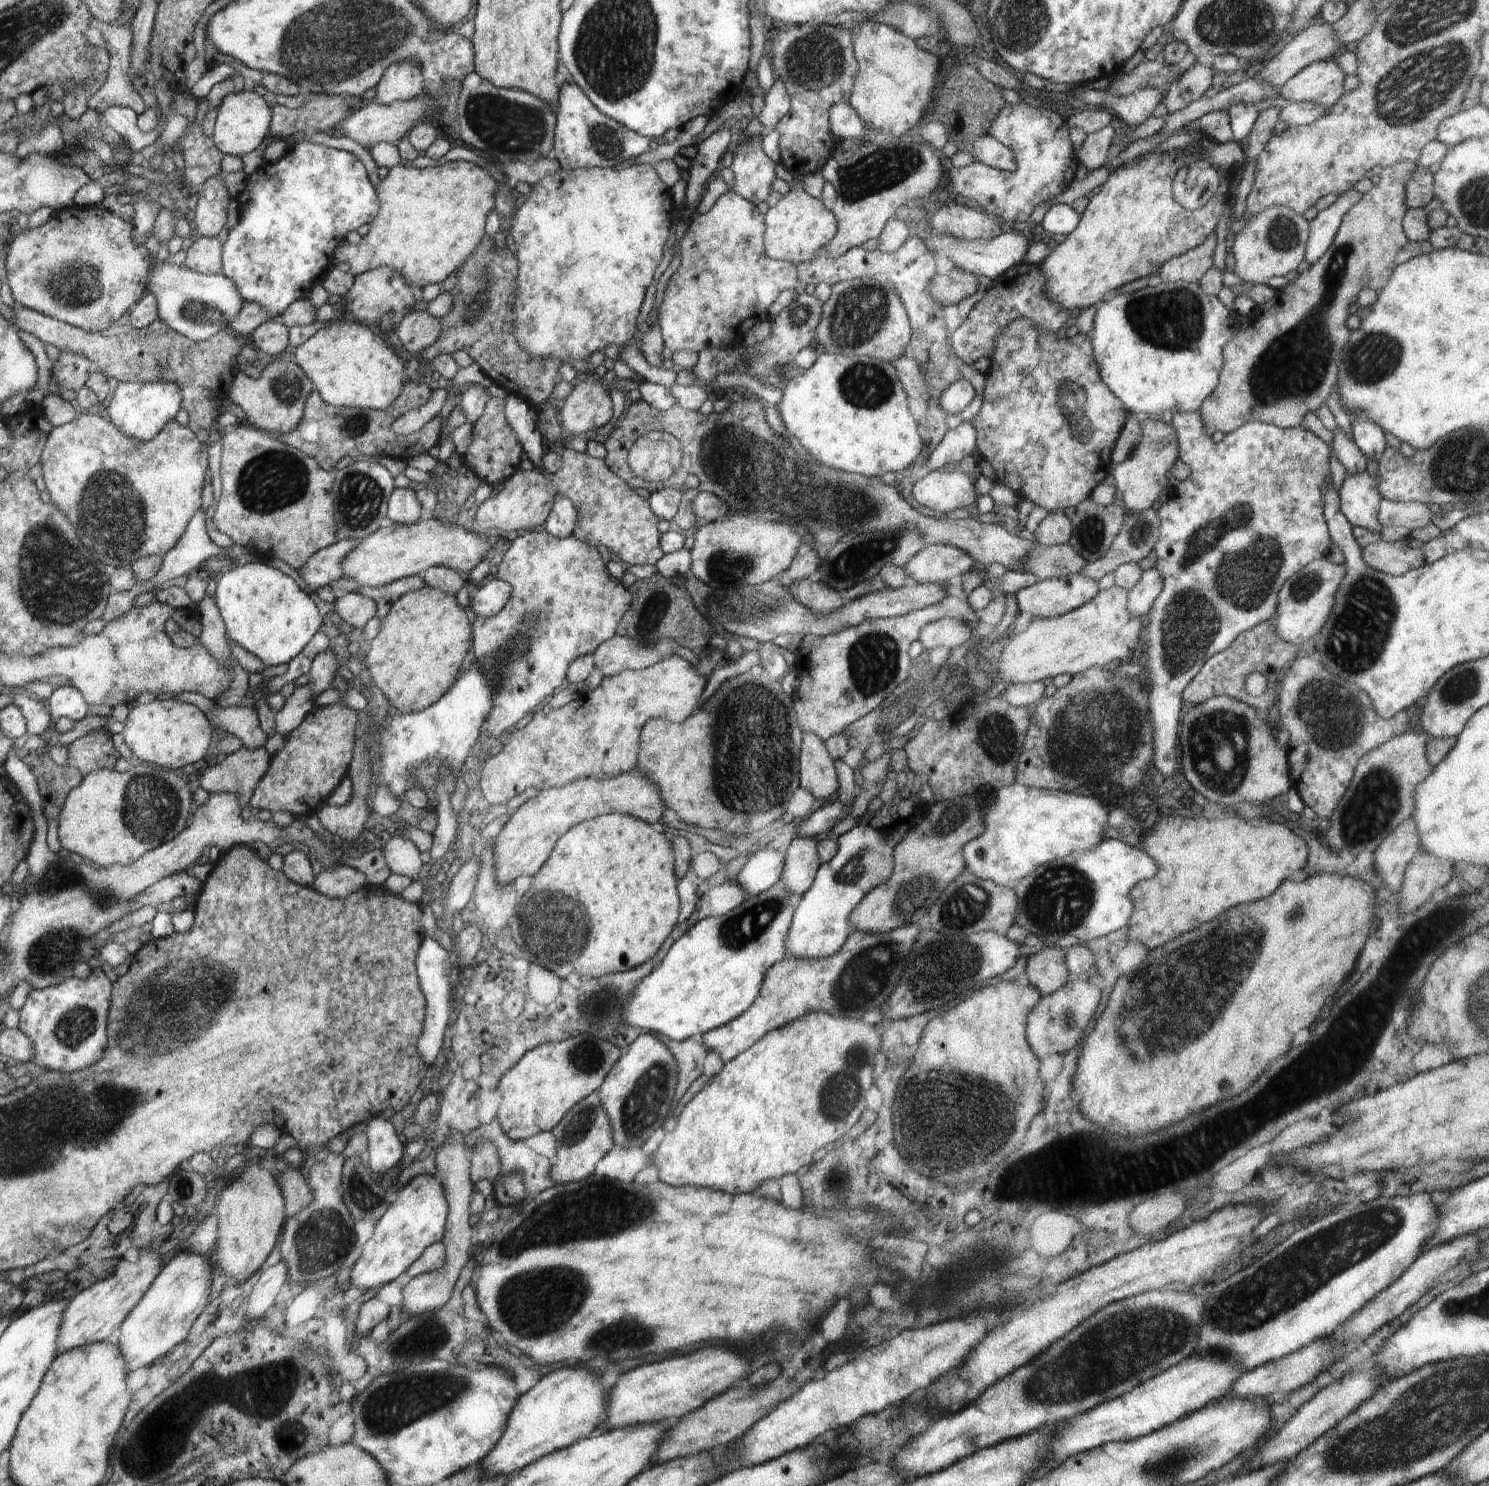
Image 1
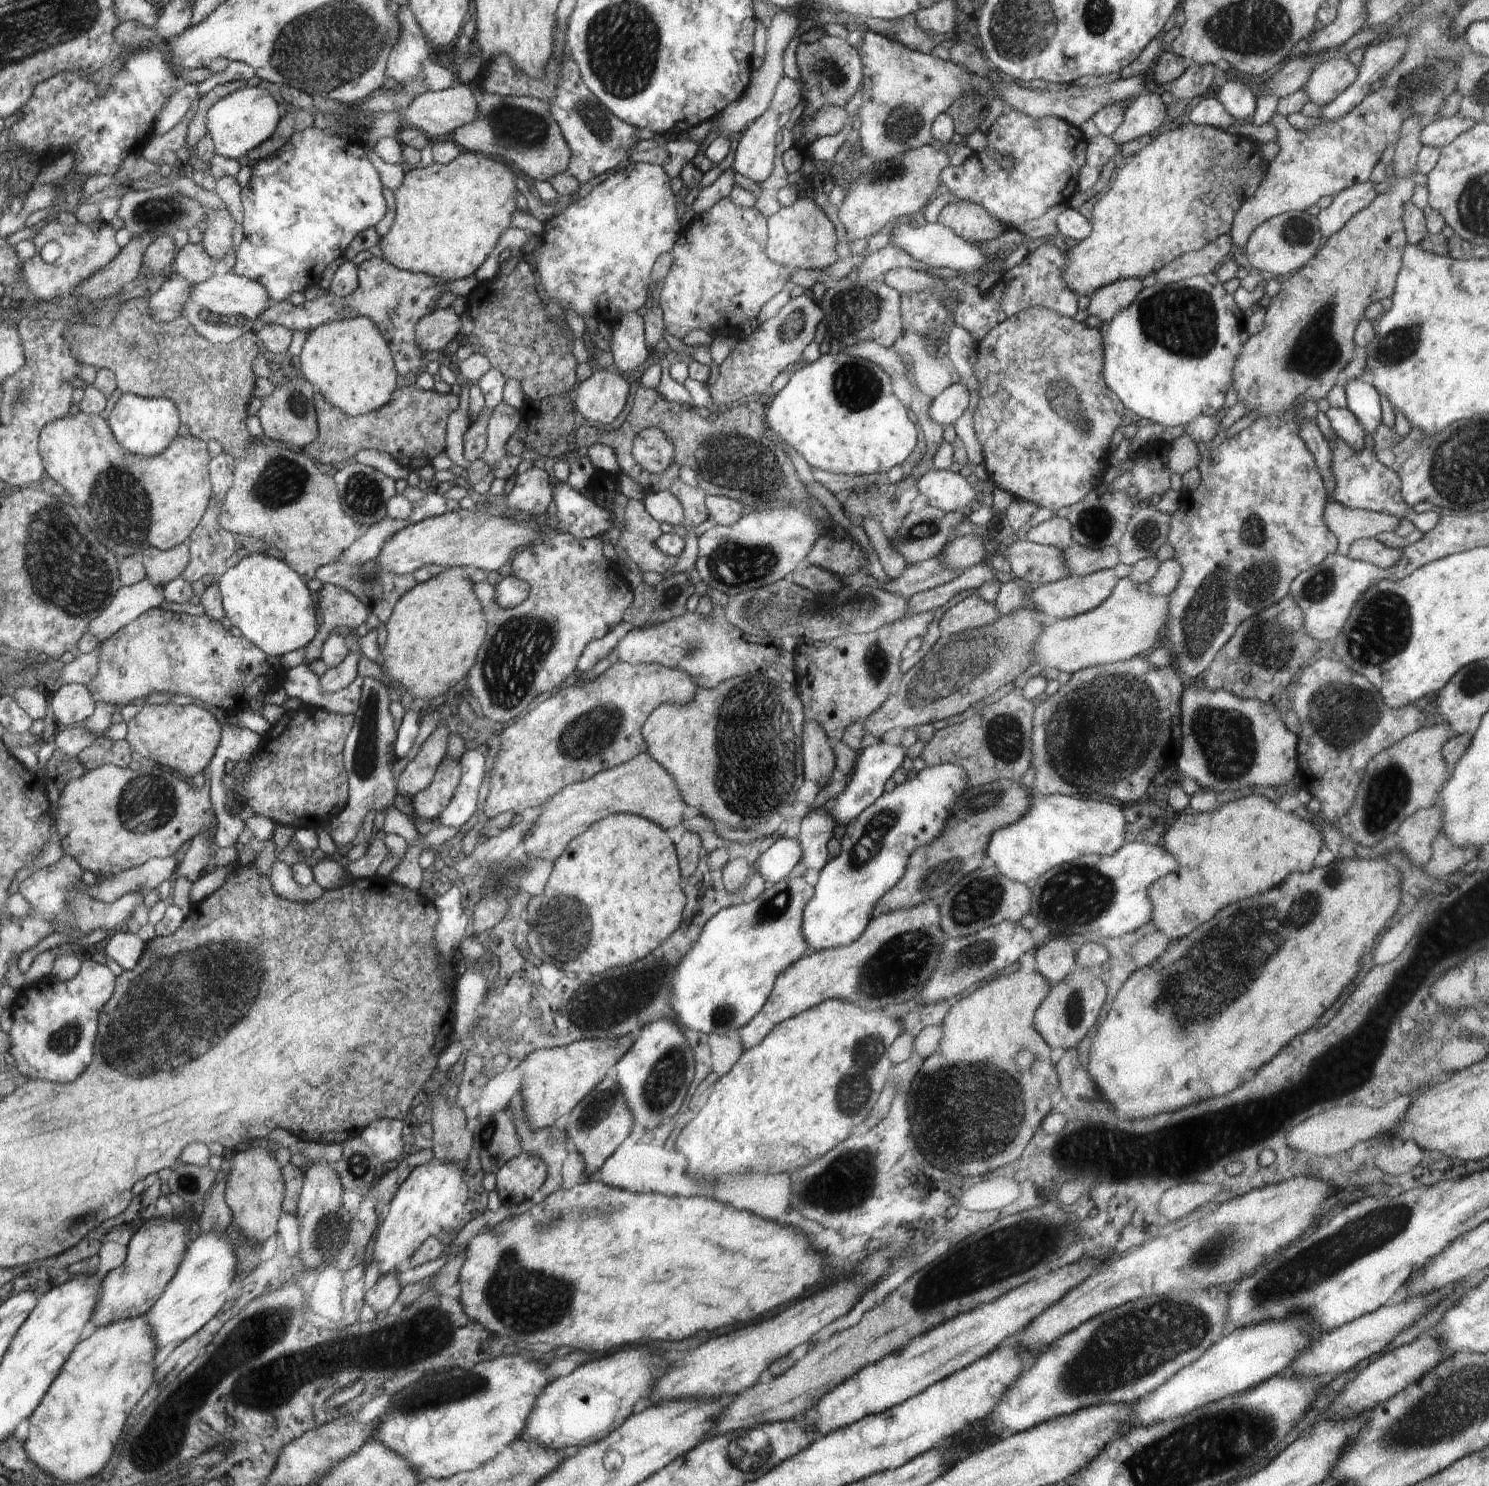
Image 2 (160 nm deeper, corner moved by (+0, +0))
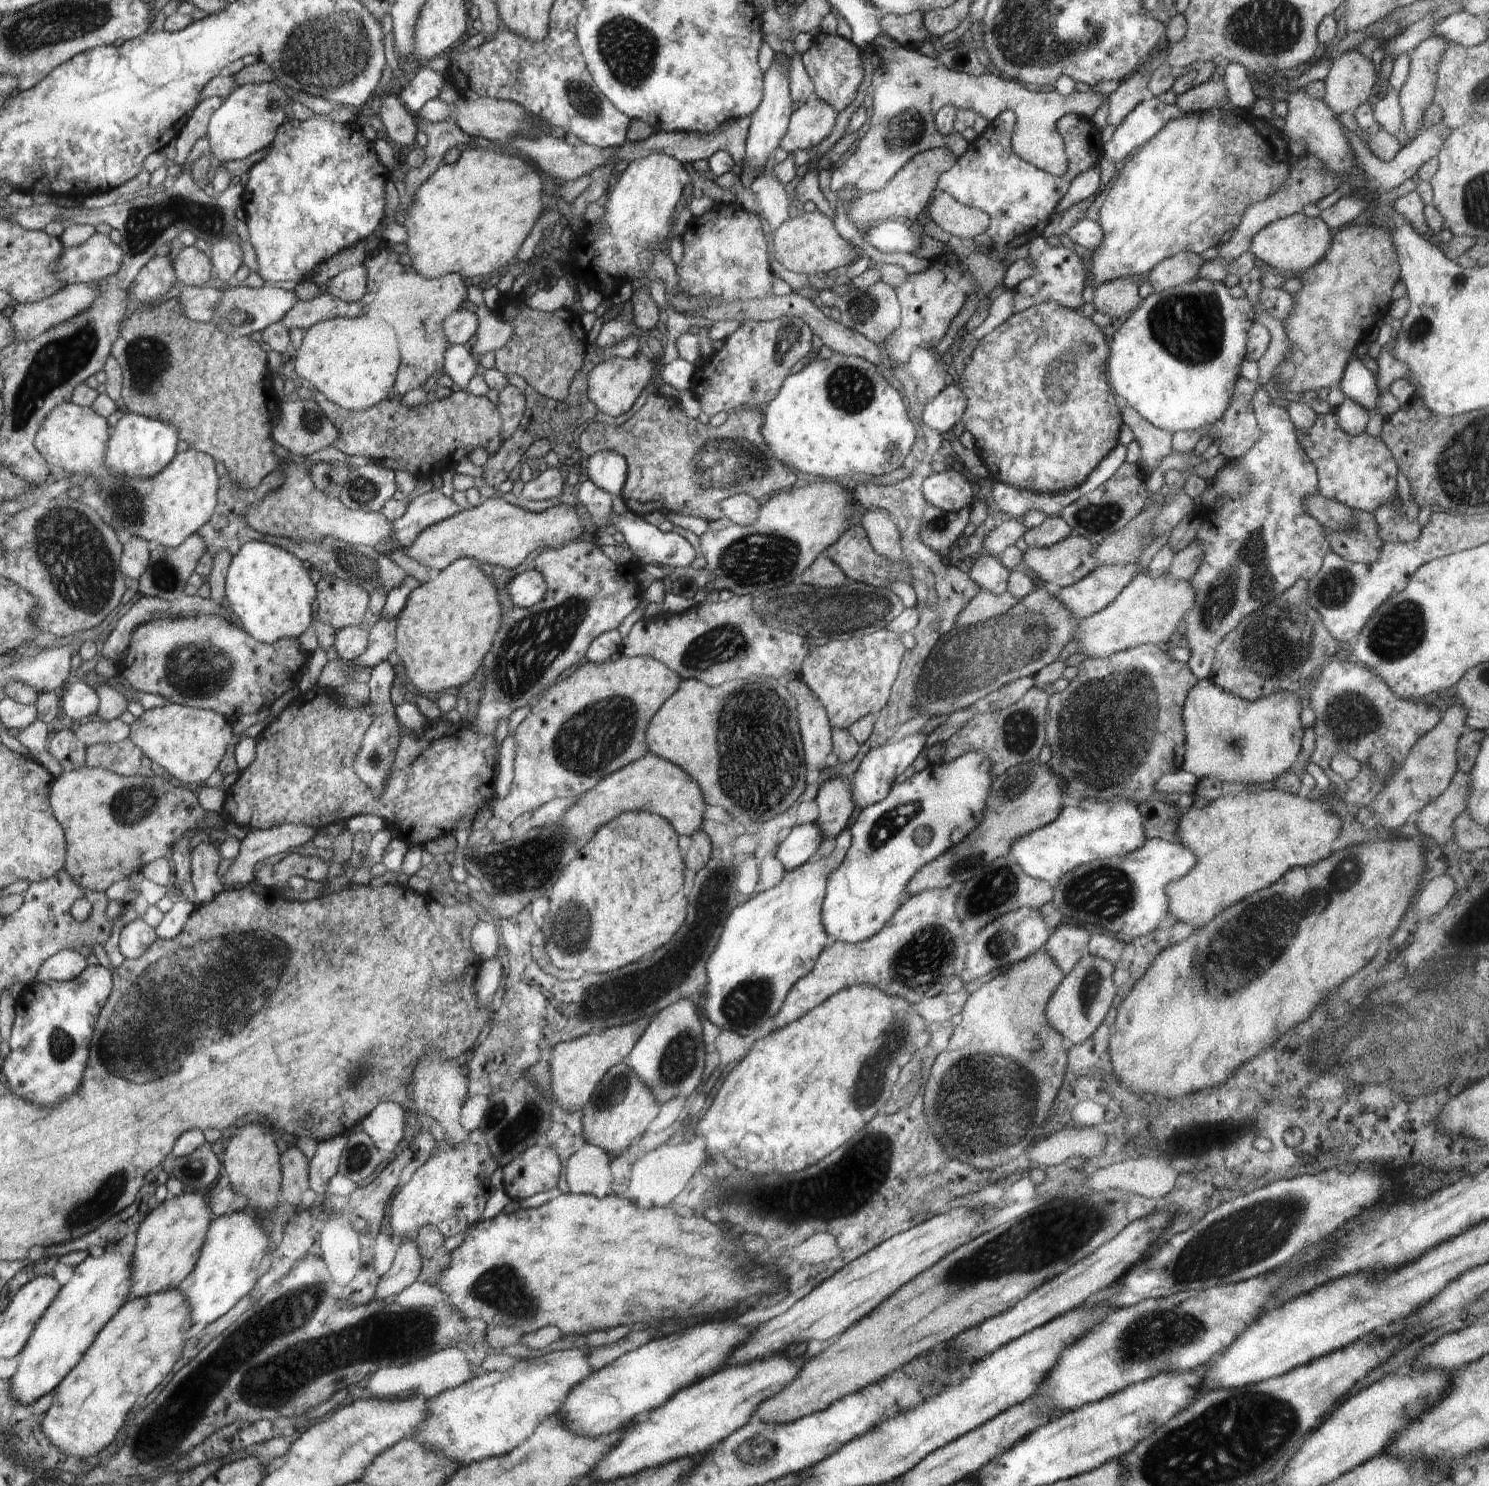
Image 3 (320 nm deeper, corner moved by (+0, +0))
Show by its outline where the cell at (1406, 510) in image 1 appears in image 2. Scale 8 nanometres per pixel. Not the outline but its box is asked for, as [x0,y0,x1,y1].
[1323,501,1400,556]

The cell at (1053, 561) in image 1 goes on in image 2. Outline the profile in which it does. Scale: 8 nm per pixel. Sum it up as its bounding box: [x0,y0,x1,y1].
[1062,542,1121,575]

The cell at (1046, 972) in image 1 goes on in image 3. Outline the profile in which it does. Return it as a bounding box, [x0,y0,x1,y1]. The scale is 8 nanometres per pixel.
[1043,922,1091,974]

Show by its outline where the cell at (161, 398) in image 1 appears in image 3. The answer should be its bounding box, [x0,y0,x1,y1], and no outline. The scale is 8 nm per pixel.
[105,411,179,478]

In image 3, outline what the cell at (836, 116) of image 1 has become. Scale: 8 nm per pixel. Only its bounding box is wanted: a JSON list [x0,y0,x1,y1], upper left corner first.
[780,96,838,154]

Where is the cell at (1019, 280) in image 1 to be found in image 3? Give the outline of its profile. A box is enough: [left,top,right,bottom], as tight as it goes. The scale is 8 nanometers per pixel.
[1013,235,1087,312]

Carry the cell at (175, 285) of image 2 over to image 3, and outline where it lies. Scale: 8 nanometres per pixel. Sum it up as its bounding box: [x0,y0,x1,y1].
[172,284,223,323]

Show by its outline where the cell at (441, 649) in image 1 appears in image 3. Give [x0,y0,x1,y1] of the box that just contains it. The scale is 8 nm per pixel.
[395,557,503,692]

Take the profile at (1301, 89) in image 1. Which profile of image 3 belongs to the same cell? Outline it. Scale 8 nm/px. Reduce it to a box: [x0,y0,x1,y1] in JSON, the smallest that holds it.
[1323,49,1381,114]

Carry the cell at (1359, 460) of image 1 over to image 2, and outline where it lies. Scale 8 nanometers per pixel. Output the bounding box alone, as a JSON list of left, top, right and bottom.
[1325,406,1365,451]

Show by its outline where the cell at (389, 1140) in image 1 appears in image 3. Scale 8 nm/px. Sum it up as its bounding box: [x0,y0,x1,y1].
[362,1101,404,1152]

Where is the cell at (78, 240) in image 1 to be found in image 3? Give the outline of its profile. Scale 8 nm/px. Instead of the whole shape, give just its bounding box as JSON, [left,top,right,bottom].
[57,232,122,284]

